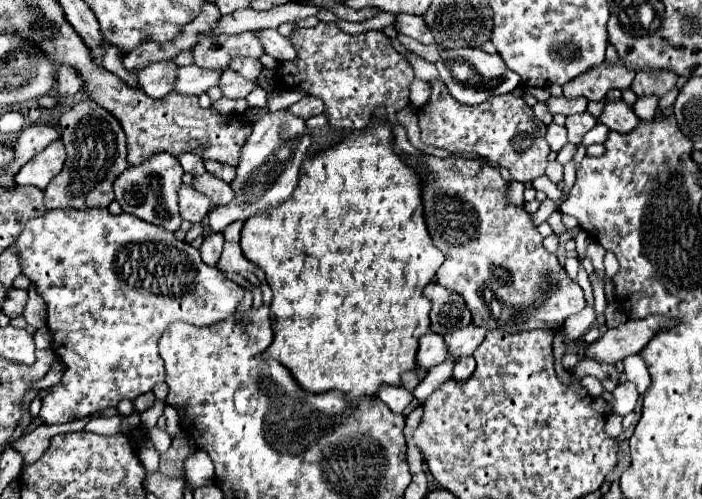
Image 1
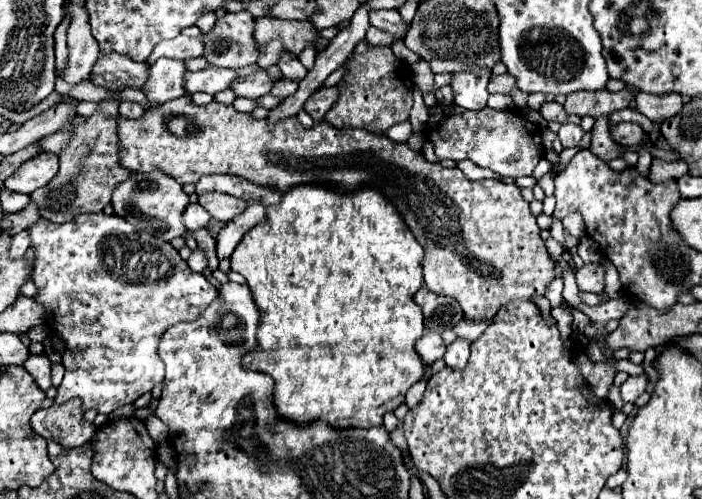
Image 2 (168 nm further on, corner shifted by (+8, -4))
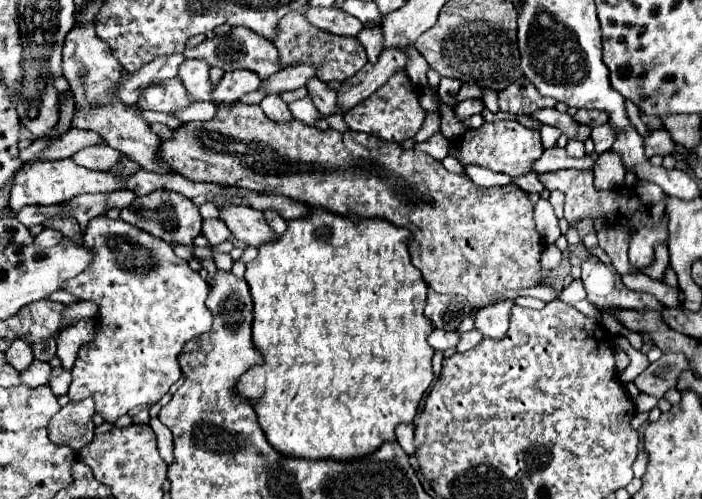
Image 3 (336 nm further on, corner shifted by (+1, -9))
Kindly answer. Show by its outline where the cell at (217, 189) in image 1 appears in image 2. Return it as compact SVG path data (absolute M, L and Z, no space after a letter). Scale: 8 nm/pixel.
M209 191L205 195L199 195L199 203L209 211L209 215L221 223L231 221L239 213L245 211L245 201L231 197L231 195L221 195L217 191Z

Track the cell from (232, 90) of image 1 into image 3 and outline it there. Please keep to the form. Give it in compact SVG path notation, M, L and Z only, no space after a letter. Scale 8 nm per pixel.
M296 64L292 68L282 68L282 72L274 74L272 78L264 80L264 90L266 92L282 92L282 90L296 90L306 86L310 78L316 76L316 68L310 64Z

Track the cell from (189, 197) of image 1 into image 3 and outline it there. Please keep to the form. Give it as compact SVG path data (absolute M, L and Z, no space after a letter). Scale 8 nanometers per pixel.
M210 218L210 220L202 222L202 234L208 238L210 246L216 246L216 244L222 244L224 240L228 240L232 232L220 218Z

